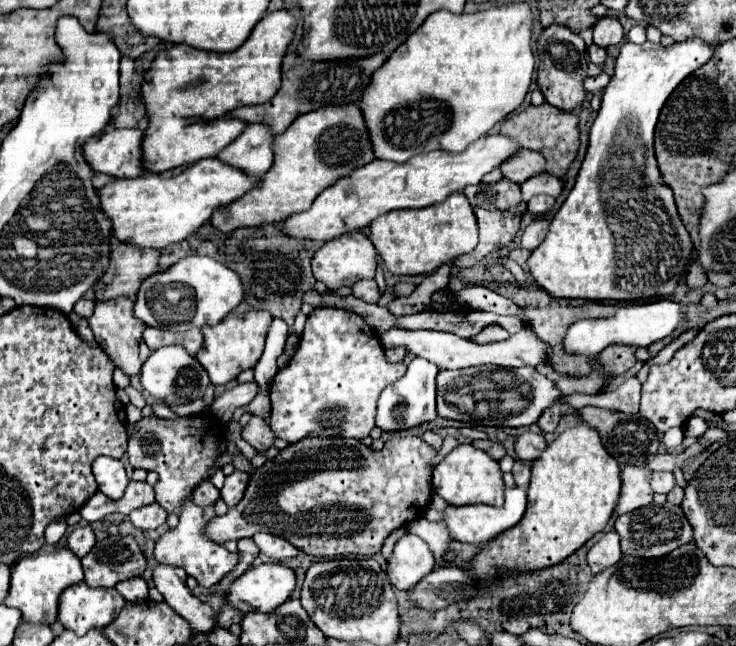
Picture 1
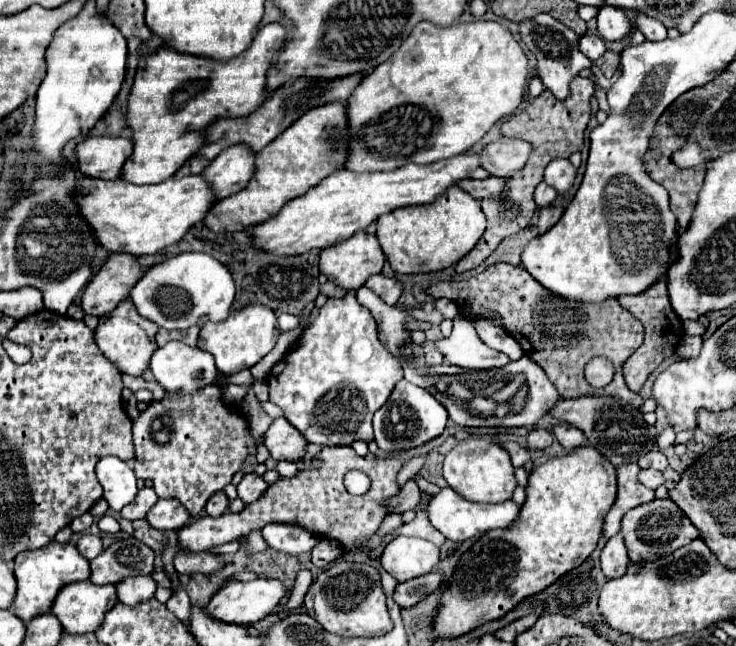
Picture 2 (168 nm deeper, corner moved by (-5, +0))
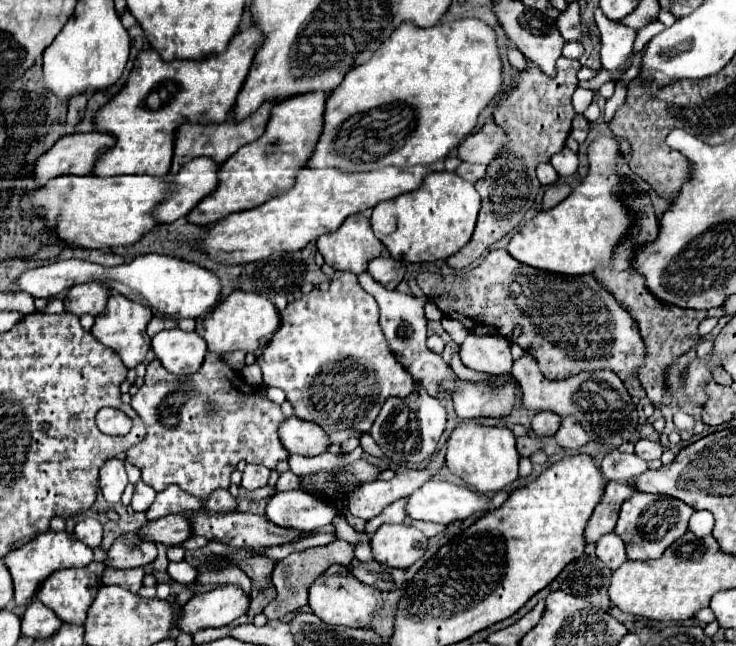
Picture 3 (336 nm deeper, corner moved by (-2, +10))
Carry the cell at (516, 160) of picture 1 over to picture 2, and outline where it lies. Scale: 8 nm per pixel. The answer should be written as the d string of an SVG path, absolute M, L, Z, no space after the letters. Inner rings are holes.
M499 138L483 148L481 166L491 176L507 178L525 166L531 152L533 152L533 146L525 140Z

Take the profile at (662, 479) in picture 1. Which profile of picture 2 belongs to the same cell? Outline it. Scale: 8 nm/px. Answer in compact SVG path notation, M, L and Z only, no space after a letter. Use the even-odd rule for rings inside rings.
M641 470L641 482L647 488L657 490L659 486L665 484L665 478L663 478L663 472L659 472L659 470Z

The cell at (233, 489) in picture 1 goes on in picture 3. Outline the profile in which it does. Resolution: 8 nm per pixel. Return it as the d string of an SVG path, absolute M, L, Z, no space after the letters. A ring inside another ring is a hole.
M248 464L244 474L242 474L242 488L244 490L256 490L256 488L262 488L268 484L268 478L270 478L270 470L266 466L254 466L254 464Z

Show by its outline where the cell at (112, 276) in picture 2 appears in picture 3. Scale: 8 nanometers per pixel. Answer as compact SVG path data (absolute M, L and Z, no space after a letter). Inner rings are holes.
M98 282L78 284L68 290L68 294L64 298L64 308L66 308L66 312L70 312L74 316L82 316L82 314L98 316L98 314L102 314L106 300L108 300L108 288L104 288L102 284L98 284Z

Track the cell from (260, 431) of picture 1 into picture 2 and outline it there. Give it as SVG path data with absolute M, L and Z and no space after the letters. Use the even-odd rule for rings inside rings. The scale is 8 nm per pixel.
M285 418L273 420L269 430L263 436L263 444L275 460L295 462L305 456L305 438L299 434L295 426L291 426Z

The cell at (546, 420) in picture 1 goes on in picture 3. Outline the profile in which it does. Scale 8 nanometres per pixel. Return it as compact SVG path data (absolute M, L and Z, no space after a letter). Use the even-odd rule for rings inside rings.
M566 416L562 420L562 426L554 438L562 448L568 448L568 450L578 450L580 446L590 442L586 430L578 424L578 420L574 420L574 416Z

